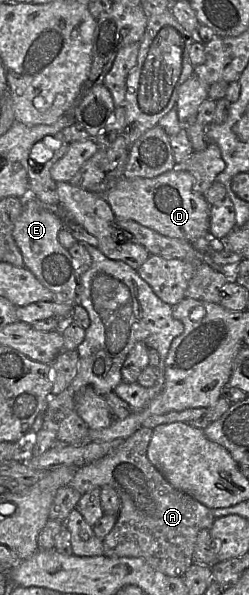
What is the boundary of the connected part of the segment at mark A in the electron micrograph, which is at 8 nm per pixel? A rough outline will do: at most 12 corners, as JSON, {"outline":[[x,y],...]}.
{"outline":[[141,427],[69,486],[121,499],[104,555],[180,577],[212,509],[171,486]]}

